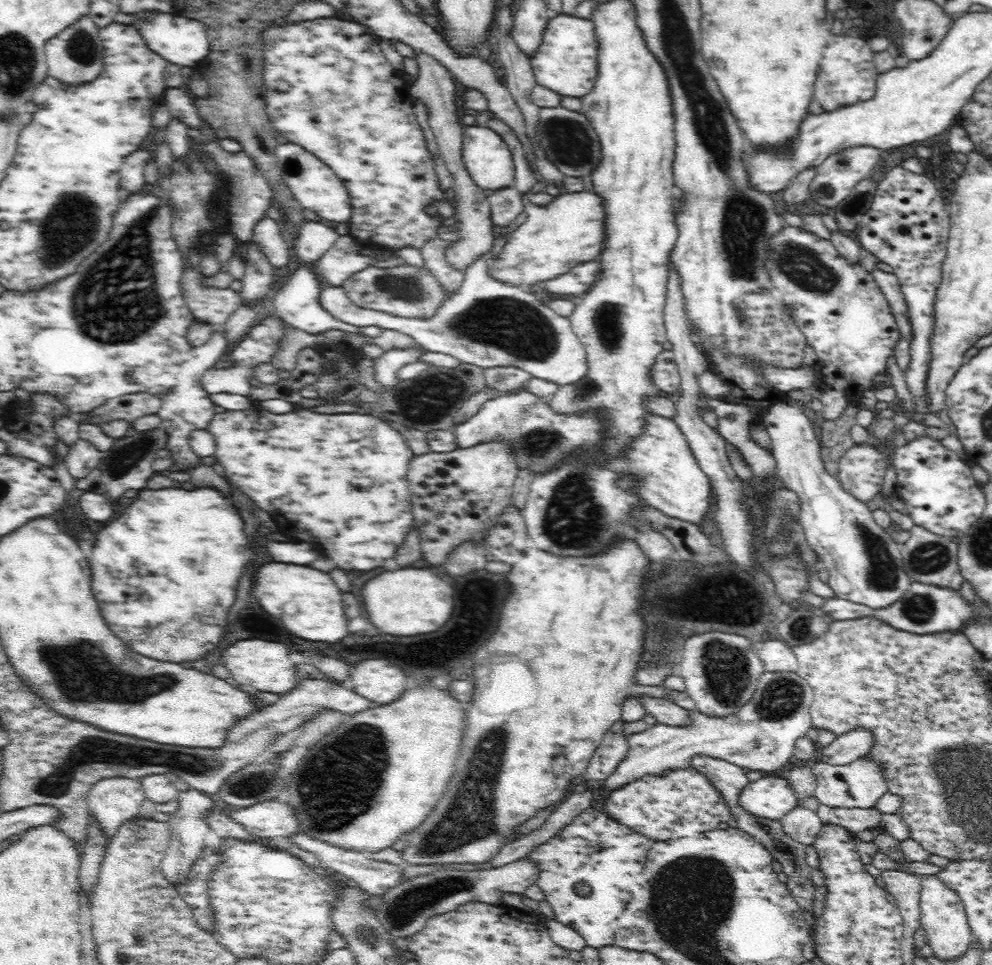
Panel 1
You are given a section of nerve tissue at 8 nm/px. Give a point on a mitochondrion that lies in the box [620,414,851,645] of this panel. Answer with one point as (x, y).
(773, 500)

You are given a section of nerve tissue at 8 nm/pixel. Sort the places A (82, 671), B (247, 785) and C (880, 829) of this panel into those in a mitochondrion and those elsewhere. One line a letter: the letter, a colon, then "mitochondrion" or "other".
A: mitochondrion
B: mitochondrion
C: other

